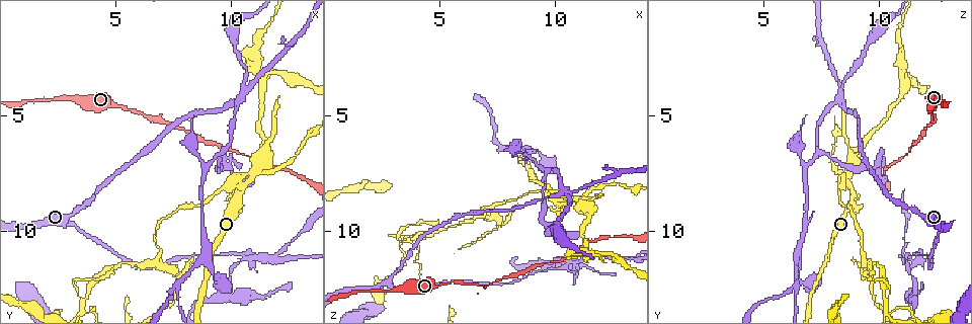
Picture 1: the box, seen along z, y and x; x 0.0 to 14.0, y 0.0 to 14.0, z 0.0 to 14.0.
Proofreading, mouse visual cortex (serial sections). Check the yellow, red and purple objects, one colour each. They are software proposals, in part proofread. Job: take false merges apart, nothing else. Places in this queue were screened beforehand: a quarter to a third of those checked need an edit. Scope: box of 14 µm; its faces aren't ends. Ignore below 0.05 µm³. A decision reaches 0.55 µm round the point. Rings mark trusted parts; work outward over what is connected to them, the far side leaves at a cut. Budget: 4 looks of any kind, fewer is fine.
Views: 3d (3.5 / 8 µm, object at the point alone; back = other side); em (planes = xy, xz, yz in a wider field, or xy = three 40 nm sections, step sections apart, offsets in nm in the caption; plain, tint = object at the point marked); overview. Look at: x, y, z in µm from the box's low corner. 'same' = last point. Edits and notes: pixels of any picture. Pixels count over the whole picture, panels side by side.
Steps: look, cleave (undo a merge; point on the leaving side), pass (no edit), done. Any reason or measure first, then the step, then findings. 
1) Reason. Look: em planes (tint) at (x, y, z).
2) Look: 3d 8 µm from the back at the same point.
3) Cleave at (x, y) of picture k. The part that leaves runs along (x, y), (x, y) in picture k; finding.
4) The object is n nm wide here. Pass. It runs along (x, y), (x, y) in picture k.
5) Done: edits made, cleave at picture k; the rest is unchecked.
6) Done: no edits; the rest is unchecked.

Look: 3d 3.5 µm at (10.8, 7.8, 8.7).

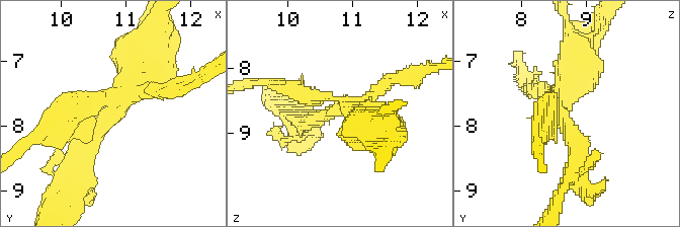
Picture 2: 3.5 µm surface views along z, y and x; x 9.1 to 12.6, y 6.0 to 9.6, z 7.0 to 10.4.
4 arms meet here; the arms are 200, 250, 250, 400 nm wide; shape alone is not enough. Look: em xy step 1 (tint) at (10.80, 7.70, 8.60).

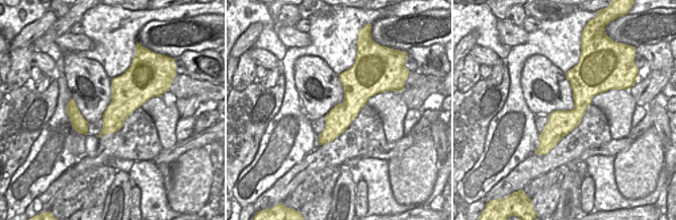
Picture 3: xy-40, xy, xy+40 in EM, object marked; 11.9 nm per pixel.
The object is 280 nm wide here. Cleave at (78, 110) of picture 2. The part that leaves runs along (108, 103), (65, 106), (27, 144) in picture 2; two cells meet here.

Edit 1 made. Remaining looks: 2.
Four or more arms meet. Look: 3d 3.5 µm at (11.4, 3.4, 11.0).

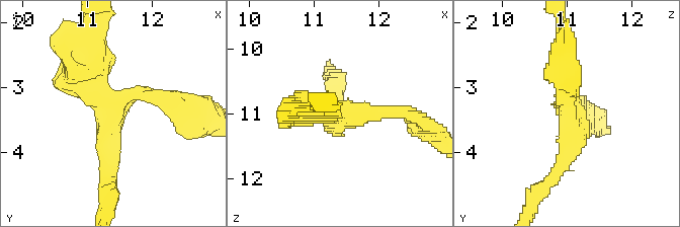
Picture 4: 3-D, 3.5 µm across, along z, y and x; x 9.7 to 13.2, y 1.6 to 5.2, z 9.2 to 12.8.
4 arms meet here; the arms are 200, 200, 300, 300 nm wide. Look: em xy step 1 (tint) at (11.35, 3.35, 11.00).

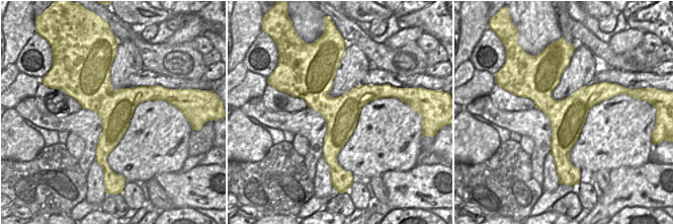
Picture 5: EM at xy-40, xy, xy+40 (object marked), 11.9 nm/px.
Pass. It runs along (106, 174), (100, 56) in picture 4; continuous, no second cell.

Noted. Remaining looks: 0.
Done: edits made, cleave at picture 2; the rest is unchecked.

